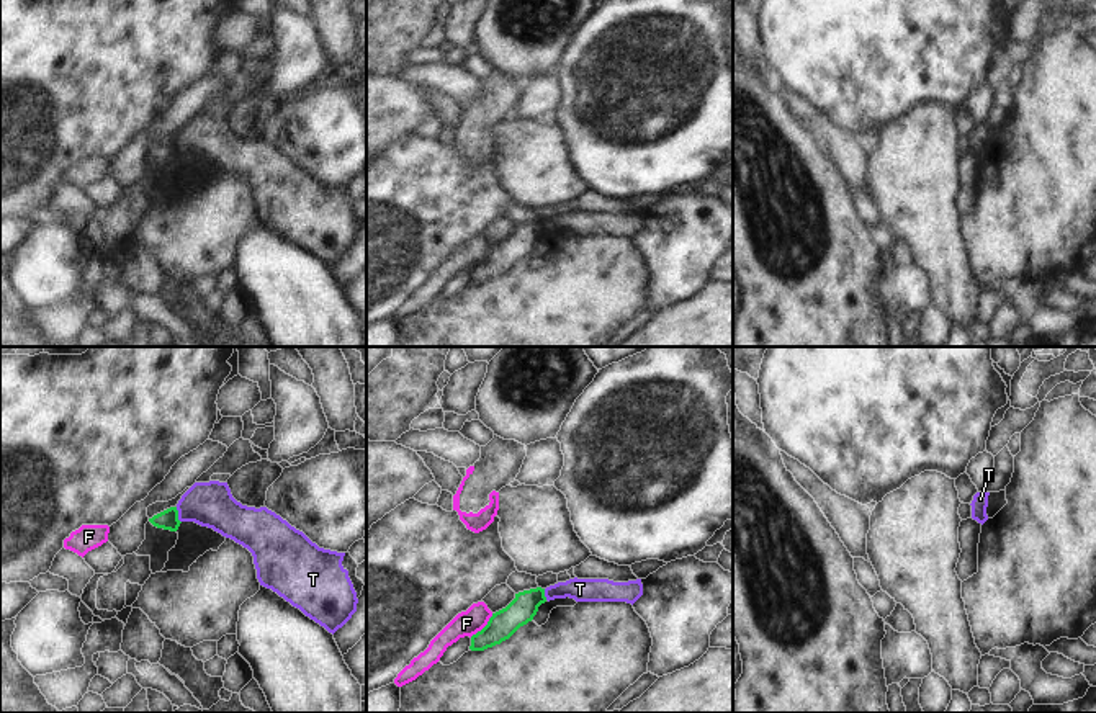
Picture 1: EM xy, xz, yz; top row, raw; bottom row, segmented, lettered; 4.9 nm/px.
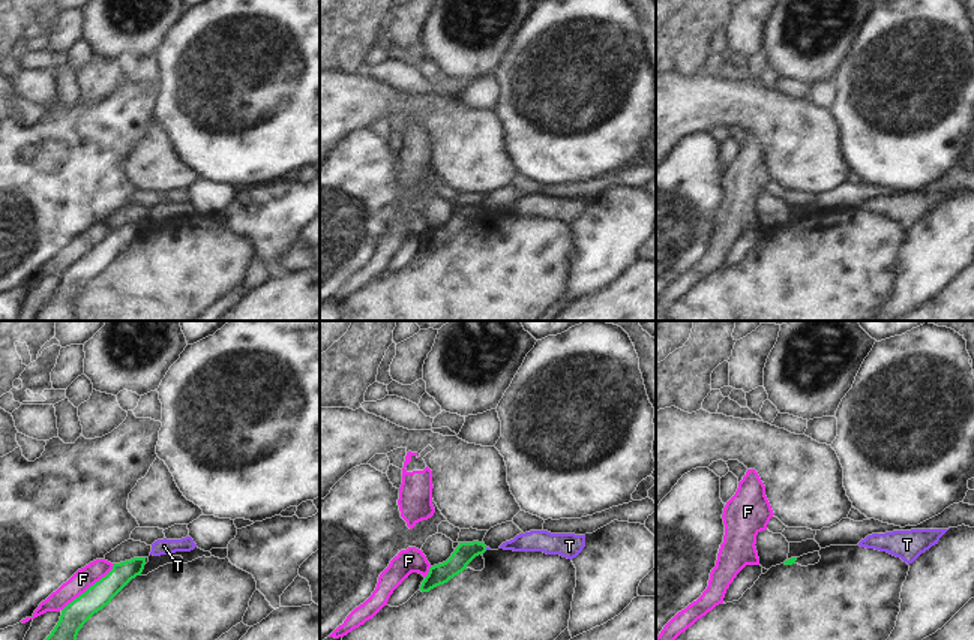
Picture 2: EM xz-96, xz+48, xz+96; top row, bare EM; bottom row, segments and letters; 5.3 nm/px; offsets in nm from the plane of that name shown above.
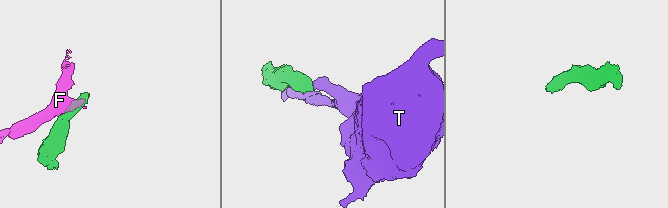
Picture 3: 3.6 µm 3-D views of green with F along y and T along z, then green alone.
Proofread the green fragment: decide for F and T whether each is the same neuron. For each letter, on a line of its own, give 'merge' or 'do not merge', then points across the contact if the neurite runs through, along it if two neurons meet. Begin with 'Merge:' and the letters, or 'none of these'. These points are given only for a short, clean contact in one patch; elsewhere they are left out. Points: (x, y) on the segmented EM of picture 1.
Merge: none of these
F: do not merge
T: do not merge | along xy (175, 507), (180, 522)

